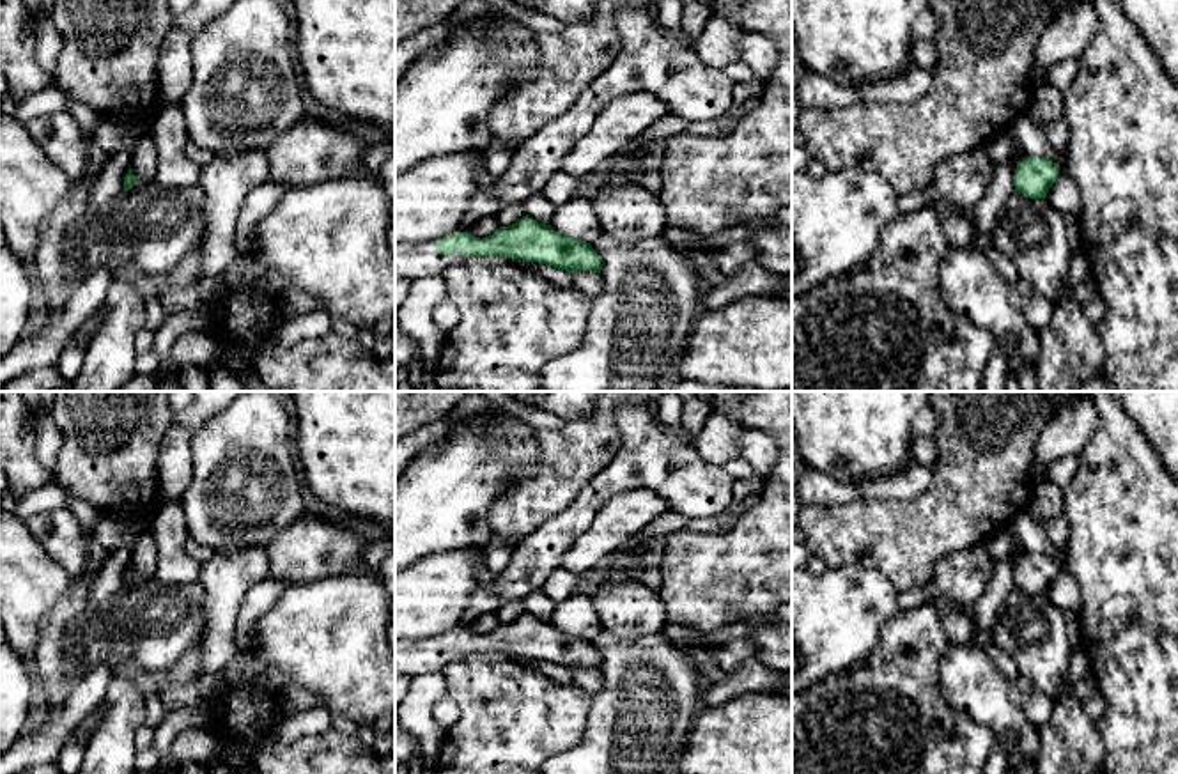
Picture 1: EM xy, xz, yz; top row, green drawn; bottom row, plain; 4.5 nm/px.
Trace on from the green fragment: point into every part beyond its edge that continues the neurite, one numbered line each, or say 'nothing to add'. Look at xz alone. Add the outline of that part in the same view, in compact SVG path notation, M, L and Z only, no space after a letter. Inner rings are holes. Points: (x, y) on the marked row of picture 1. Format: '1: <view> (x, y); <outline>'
1: xz (418, 261); M432 243L418 246L395 244L395 276L411 280L436 276L462 259L466 257L461 252L439 255Z

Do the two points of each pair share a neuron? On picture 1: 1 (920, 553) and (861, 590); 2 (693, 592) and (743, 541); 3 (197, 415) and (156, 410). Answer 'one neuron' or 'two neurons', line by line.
1: two neurons
2: one neuron
3: two neurons

